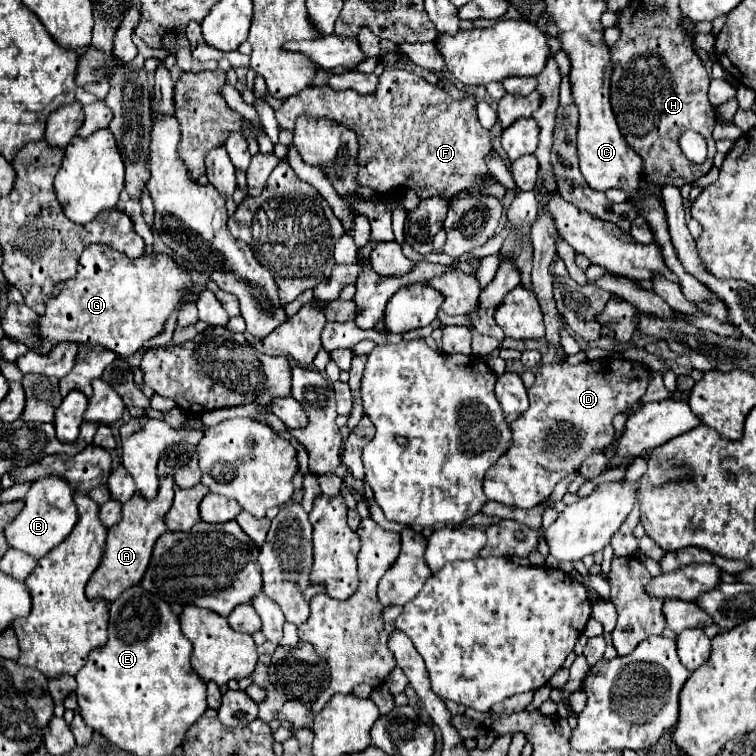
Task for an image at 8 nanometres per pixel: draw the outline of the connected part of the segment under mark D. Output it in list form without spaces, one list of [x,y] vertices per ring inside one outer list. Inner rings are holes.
[[[602,358],[602,360],[586,360],[578,366],[568,362],[552,362],[536,368],[536,380],[528,390],[530,408],[510,424],[514,442],[504,456],[486,472],[484,478],[484,494],[488,500],[502,502],[506,506],[516,508],[532,508],[550,498],[554,486],[572,472],[578,472],[580,464],[596,454],[604,452],[614,442],[614,426],[612,418],[618,412],[624,412],[638,402],[650,380],[650,370],[640,362],[630,362],[624,358]],[[552,428],[552,448],[548,448],[548,430]]]

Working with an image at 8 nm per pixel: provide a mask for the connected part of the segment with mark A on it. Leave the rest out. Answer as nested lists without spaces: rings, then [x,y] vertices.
[[[164,478],[164,480],[160,480],[158,496],[152,502],[142,498],[140,494],[134,494],[132,500],[128,500],[122,506],[122,520],[120,520],[120,524],[112,526],[108,530],[106,550],[100,560],[100,566],[96,568],[96,572],[92,574],[92,578],[86,584],[88,600],[102,598],[106,602],[114,602],[126,588],[132,588],[142,580],[142,576],[148,568],[150,556],[152,556],[154,542],[160,538],[160,534],[164,534],[168,530],[164,524],[164,516],[170,510],[172,500],[174,500],[172,488],[174,488],[172,478]]]

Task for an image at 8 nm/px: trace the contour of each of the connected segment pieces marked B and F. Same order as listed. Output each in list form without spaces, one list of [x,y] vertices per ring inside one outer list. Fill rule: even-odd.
[[[46,476],[36,482],[32,482],[28,494],[26,494],[26,506],[22,512],[4,528],[4,538],[10,548],[16,548],[20,552],[26,552],[34,558],[46,556],[52,548],[56,548],[74,528],[78,520],[78,510],[72,500],[74,490],[70,484],[66,484],[64,478]]]
[[[384,70],[378,80],[378,88],[374,94],[360,96],[352,90],[332,90],[330,86],[306,88],[288,100],[276,110],[276,118],[280,128],[294,132],[294,124],[300,116],[310,120],[332,120],[344,128],[350,128],[358,136],[358,158],[356,164],[360,172],[356,174],[356,182],[372,188],[382,196],[392,196],[400,190],[414,190],[420,198],[442,196],[450,198],[472,184],[482,184],[488,174],[486,158],[494,152],[490,142],[490,132],[480,126],[476,114],[476,100],[454,100],[450,94],[438,86],[428,84],[424,78],[406,72],[406,70]]]

